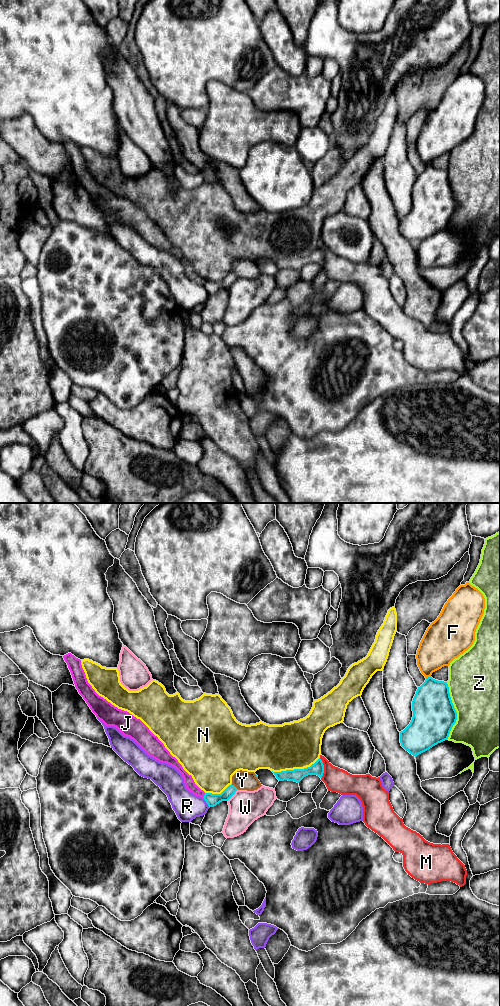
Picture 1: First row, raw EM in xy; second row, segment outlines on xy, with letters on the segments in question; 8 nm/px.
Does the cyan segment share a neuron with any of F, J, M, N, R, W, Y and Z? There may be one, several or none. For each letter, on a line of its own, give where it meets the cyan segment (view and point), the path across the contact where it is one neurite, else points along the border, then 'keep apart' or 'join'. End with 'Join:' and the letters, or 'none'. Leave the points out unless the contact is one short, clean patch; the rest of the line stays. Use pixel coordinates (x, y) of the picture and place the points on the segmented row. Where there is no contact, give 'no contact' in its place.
F: meets cyan in xy at (428, 677); keep apart
J: meets cyan in xy at (204, 795); border along xy (205, 793), (202, 797); keep apart
M: meets cyan in xy at (323, 768); keep apart
N: meets cyan in xy at (295, 769); keep apart
R: meets cyan in xy at (206, 802); keep apart
W: meets cyan in xy at (232, 795); keep apart
Y: meets cyan in xy at (234, 786); keep apart
Z: meets cyan in xy at (455, 711); keep apart
Join: none

